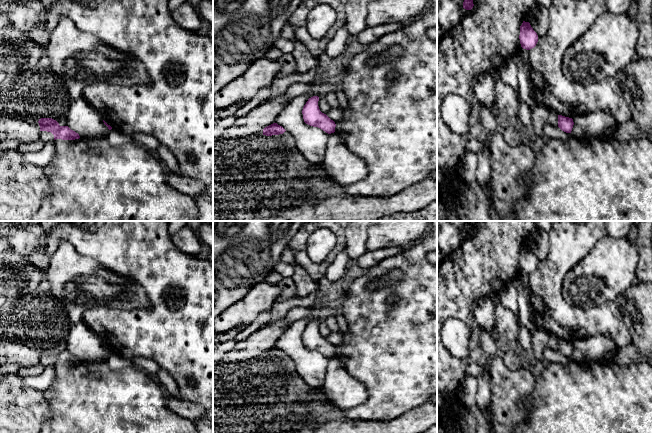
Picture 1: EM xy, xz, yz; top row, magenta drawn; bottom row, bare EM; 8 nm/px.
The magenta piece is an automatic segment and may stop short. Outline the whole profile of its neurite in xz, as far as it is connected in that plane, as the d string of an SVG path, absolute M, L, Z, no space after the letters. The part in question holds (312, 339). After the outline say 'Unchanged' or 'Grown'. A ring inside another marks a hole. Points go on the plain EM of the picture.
M318 320L308 323L302 334L304 346L310 350L320 352L328 358L334 357L336 348L320 335L318 325Z. Unchanged

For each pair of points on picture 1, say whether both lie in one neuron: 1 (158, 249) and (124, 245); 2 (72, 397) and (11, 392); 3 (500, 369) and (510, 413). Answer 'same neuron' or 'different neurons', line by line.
1: same neuron
2: different neurons
3: same neuron

